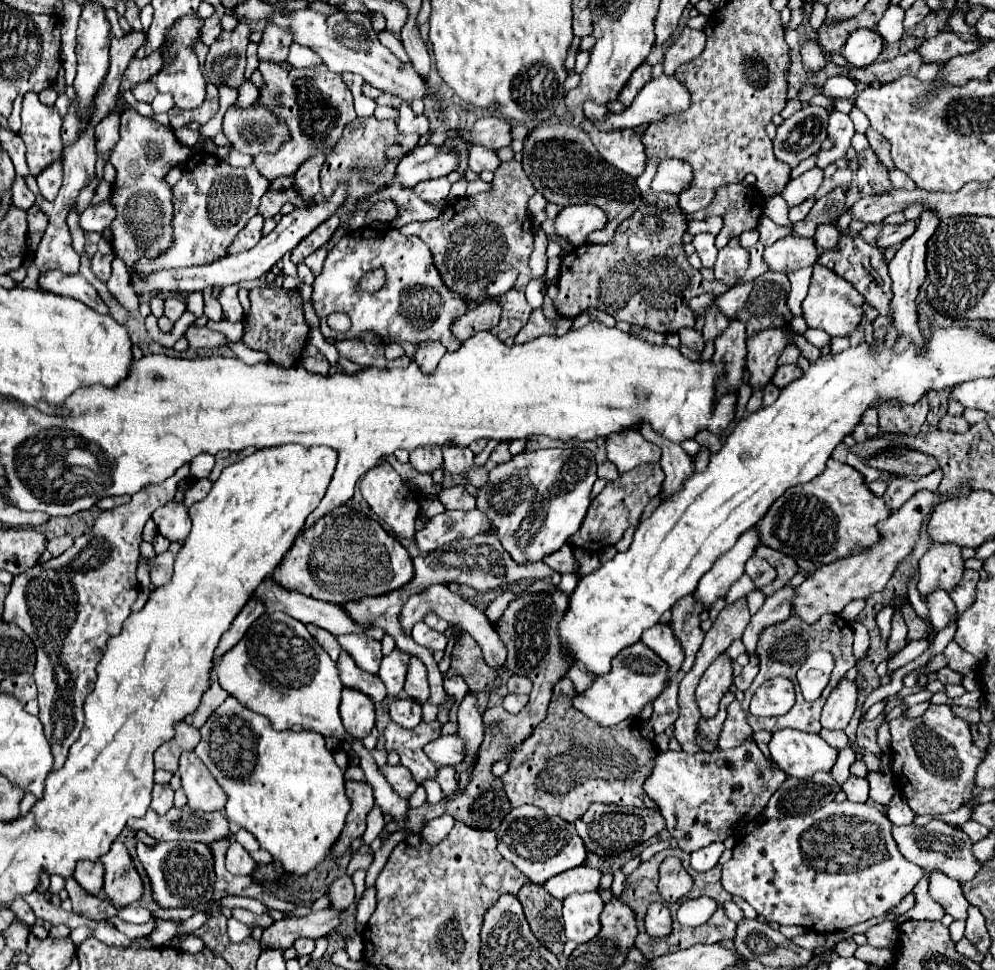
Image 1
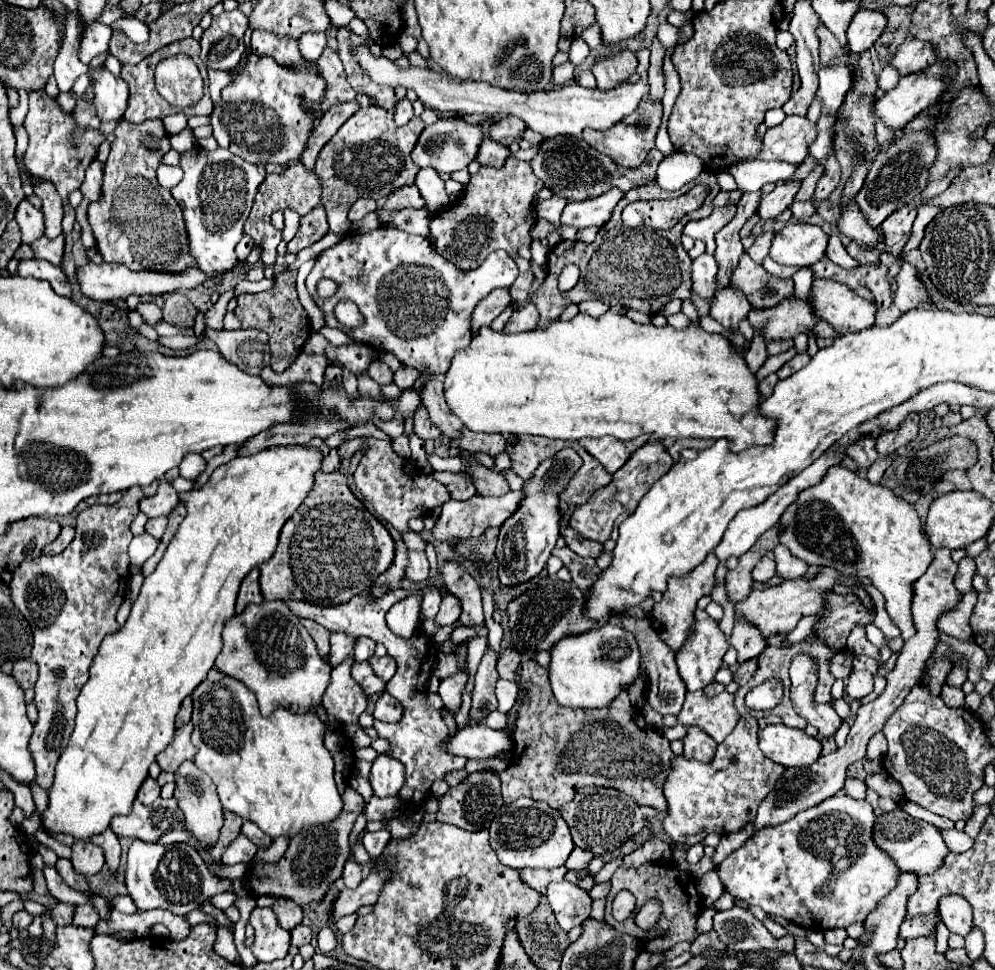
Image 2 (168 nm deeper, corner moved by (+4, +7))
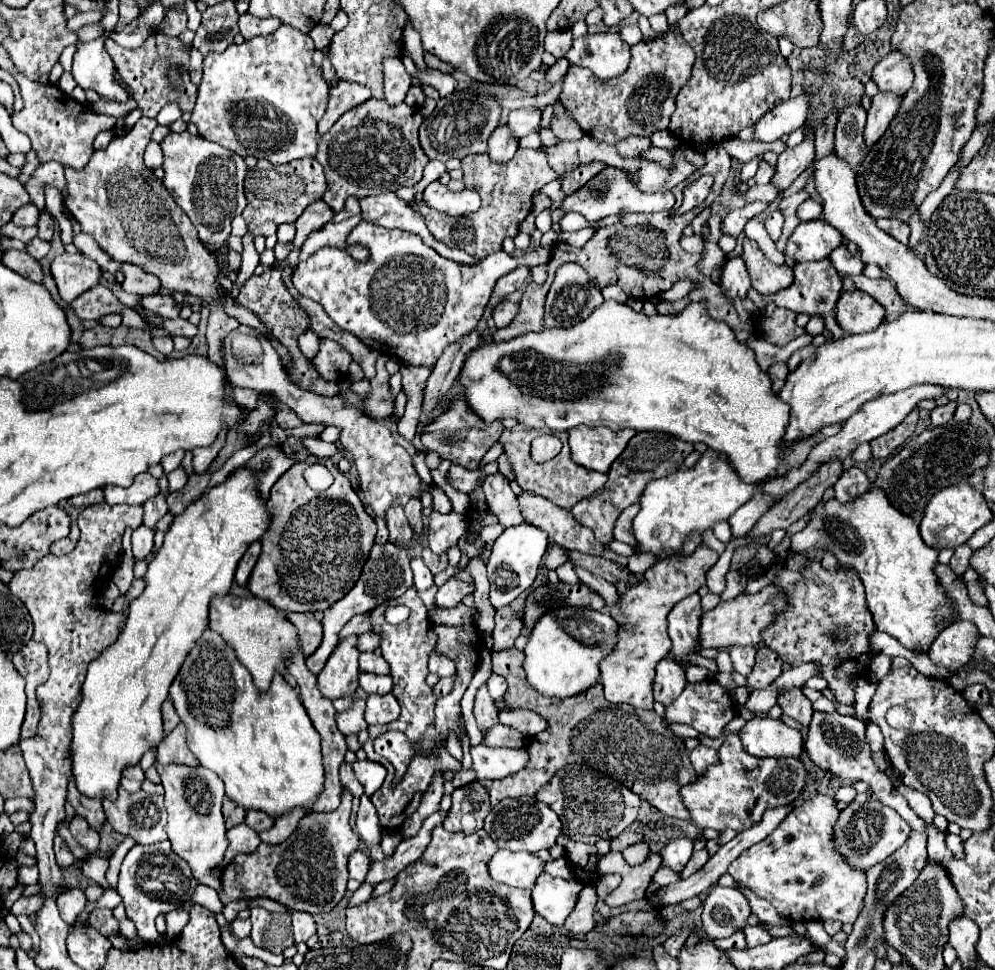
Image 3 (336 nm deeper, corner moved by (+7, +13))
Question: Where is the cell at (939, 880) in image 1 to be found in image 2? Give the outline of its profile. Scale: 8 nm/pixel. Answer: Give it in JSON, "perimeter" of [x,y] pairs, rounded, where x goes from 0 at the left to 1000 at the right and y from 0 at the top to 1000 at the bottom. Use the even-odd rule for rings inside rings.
{"perimeter":[[[967,924],[945,926],[945,946],[955,961],[971,965],[977,959],[977,936]]]}

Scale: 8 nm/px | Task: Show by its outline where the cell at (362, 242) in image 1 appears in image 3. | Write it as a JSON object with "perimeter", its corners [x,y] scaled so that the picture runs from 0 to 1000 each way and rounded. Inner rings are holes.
{"perimeter":[[[361,229],[349,243],[349,252],[365,252],[373,260],[373,268],[363,272],[357,270],[347,258],[341,256],[323,256],[313,262],[309,268],[303,268],[294,280],[294,295],[307,307],[321,311],[327,322],[339,332],[345,340],[359,346],[365,355],[373,357],[379,363],[385,363],[393,369],[415,377],[435,377],[447,357],[459,353],[463,346],[479,338],[487,315],[493,307],[497,291],[520,274],[540,274],[550,272],[554,266],[554,256],[536,256],[522,264],[512,264],[508,260],[497,260],[483,268],[481,274],[467,274],[455,268],[441,264],[431,256],[419,241],[409,241],[405,237],[391,237],[371,229]]]}

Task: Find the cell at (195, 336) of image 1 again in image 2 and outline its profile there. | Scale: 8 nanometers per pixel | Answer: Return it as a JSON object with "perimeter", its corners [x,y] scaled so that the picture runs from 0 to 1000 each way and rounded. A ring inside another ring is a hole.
{"perimeter":[[[175,301],[167,307],[163,322],[165,322],[165,330],[181,340],[195,336],[197,318],[189,309],[185,309],[181,301]]]}

